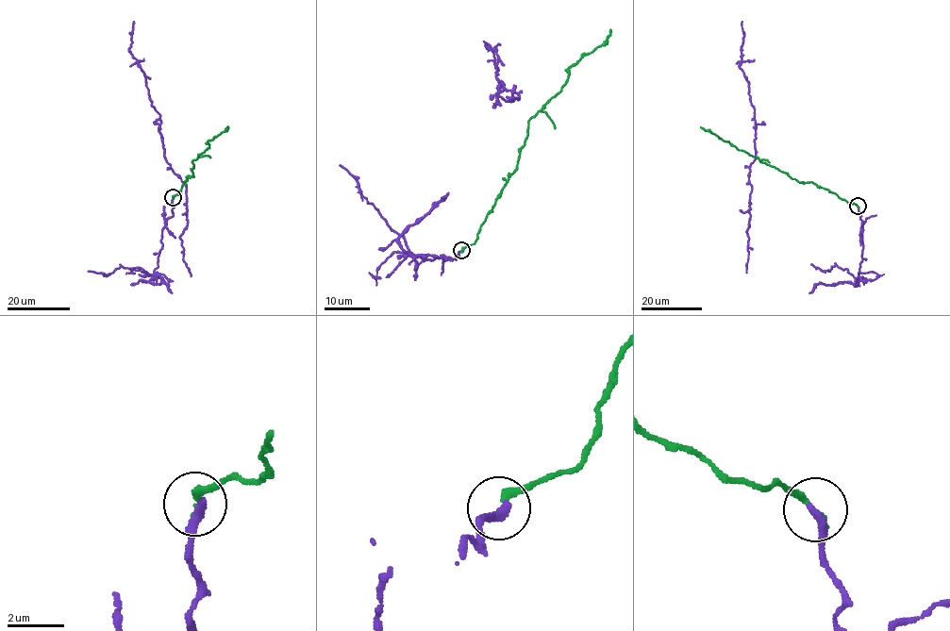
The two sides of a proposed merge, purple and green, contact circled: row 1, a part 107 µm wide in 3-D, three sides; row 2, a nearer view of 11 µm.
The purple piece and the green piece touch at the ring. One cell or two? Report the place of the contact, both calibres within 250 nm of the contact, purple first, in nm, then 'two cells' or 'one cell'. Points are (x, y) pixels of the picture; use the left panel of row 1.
place (173, 197); calibres 360 and 240 nm; two cells

